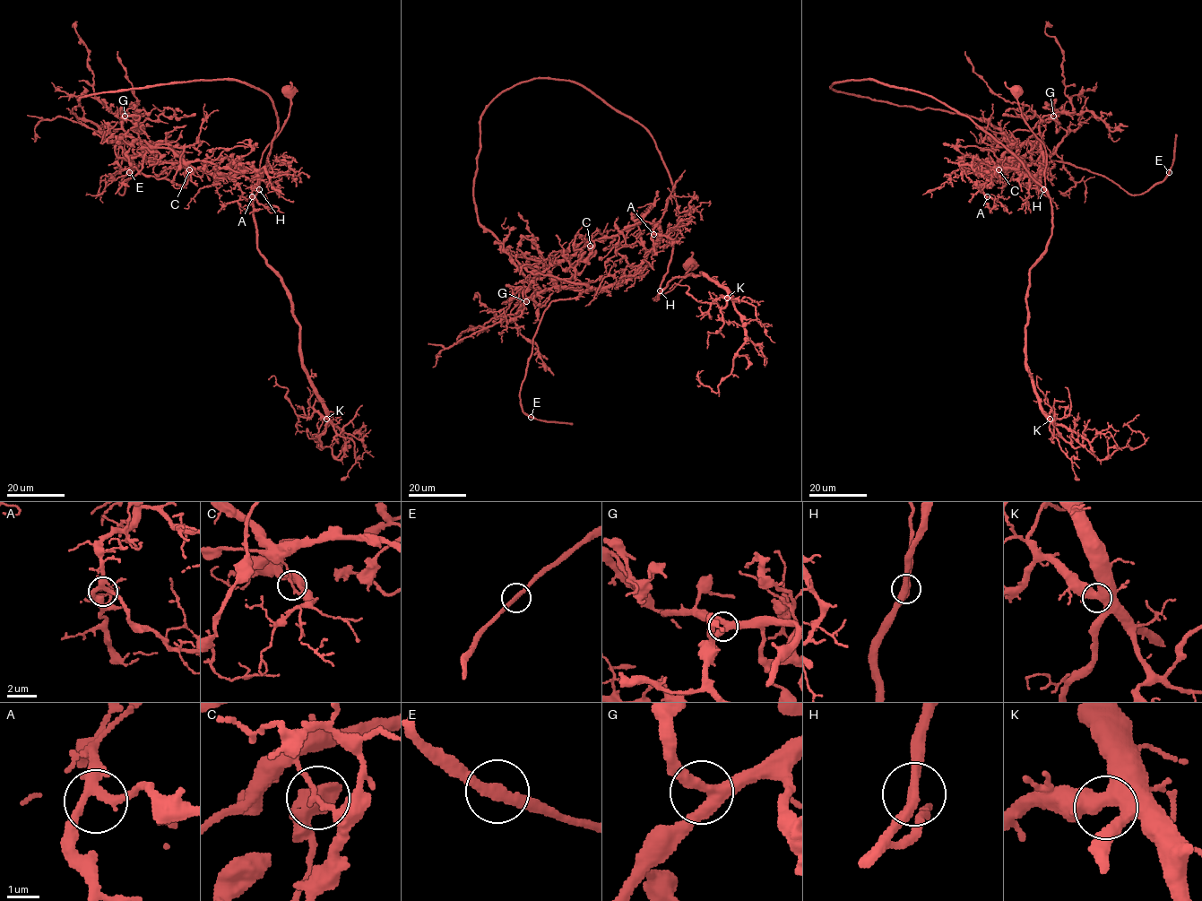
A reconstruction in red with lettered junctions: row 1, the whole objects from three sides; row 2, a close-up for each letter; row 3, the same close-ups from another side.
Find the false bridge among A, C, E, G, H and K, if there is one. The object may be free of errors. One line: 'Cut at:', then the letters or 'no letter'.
Cut at: C

